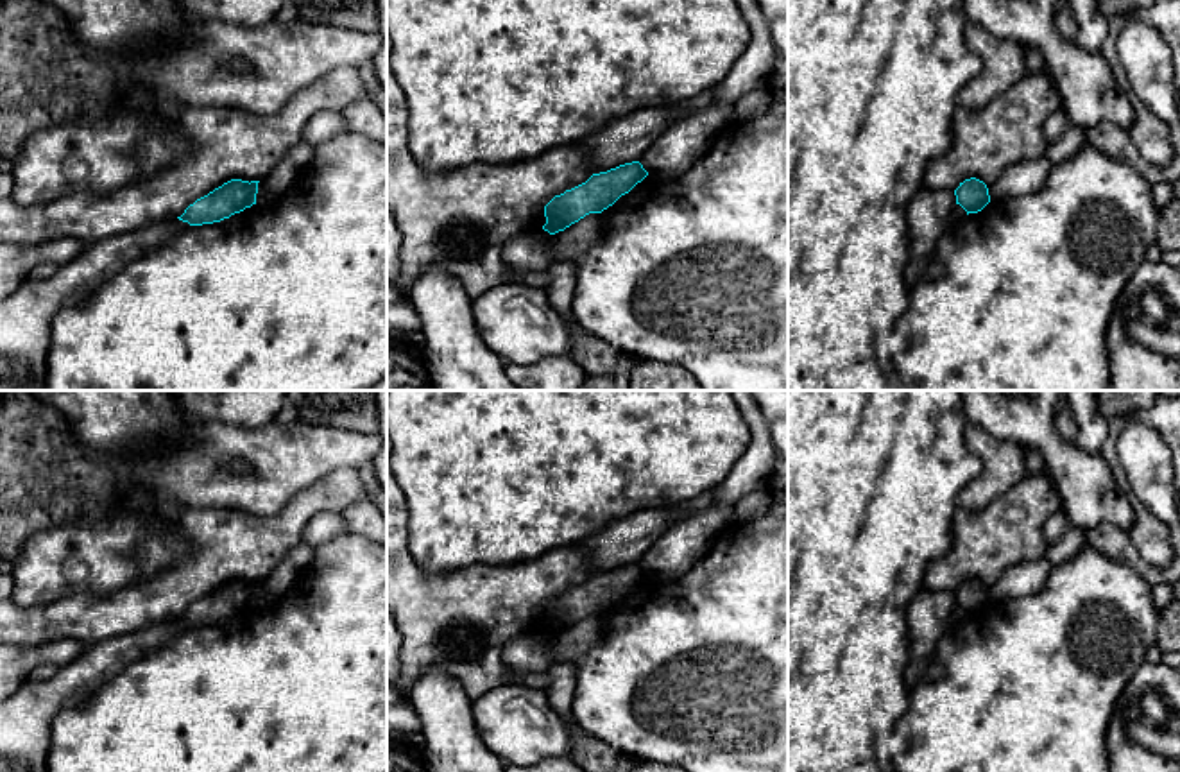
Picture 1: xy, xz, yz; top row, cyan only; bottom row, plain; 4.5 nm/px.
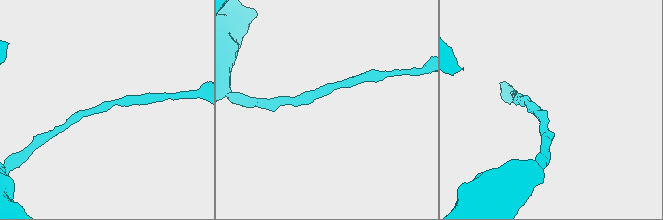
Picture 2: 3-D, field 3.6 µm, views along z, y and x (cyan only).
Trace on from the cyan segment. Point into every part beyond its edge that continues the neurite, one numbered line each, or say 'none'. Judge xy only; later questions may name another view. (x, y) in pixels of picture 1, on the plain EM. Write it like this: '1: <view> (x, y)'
none

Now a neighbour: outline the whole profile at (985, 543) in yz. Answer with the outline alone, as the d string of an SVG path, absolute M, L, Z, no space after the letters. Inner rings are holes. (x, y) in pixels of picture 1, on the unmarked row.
M1024 473L1021 482L983 510L953 512L953 546L926 566L924 588L954 593L965 580L992 586L1017 564L1044 559L1044 523L1062 510L1047 475Z

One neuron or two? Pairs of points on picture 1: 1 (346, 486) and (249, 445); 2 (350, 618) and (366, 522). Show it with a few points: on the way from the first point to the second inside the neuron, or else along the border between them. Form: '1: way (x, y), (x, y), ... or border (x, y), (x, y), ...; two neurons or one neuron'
1: border (357, 468), (337, 468), (301, 489), (290, 500); two neurons
2: border (350, 531), (367, 540); two neurons

